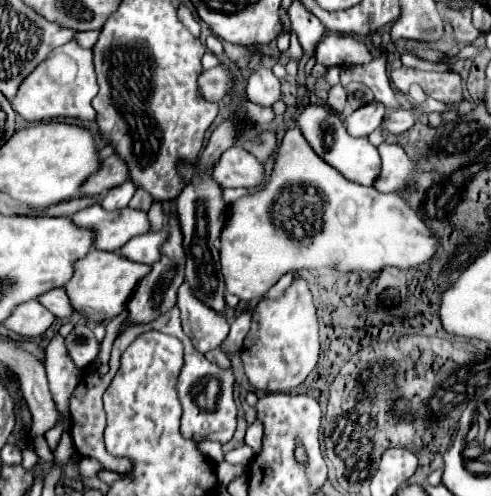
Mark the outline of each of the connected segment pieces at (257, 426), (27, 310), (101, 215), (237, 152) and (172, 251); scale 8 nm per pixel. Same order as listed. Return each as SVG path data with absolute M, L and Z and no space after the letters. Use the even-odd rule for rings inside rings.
M256 420L252 426L248 426L244 442L246 442L254 452L260 452L260 446L262 446L262 424L260 424L260 420Z
M30 300L26 304L20 304L12 316L4 322L4 326L20 336L42 336L52 322L56 320L56 316L52 316L52 312L48 312L38 300Z
M100 204L84 208L70 216L80 226L92 226L96 230L94 248L118 252L122 244L134 236L150 232L150 218L144 210L134 210L130 206L120 210L104 210Z
M228 148L212 170L214 180L224 188L252 188L258 190L266 184L264 166L244 148Z
M170 218L170 224L174 228L170 230L168 242L162 246L162 252L164 254L162 254L160 262L152 266L152 272L138 284L136 292L128 300L128 316L126 316L124 328L132 326L132 324L152 322L162 312L168 312L168 310L172 310L176 306L176 292L178 292L180 284L184 282L184 248L182 248L182 234L180 234L180 228L178 228L176 218Z

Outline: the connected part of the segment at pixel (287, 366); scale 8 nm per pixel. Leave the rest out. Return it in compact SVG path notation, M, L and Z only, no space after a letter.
M296 278L280 298L262 298L252 310L252 328L242 346L244 372L256 390L288 392L302 384L318 362L318 320L308 282Z

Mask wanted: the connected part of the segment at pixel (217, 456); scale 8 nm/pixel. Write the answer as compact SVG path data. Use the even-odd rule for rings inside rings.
M202 440L202 442L198 442L198 448L200 448L200 452L204 454L204 456L208 456L208 458L214 458L216 462L222 462L222 446L218 444L218 442L210 442L210 440Z

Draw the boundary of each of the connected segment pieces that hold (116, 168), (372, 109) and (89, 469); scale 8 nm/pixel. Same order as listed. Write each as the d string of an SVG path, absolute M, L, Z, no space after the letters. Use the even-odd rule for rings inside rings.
M114 154L110 158L106 158L102 168L94 176L90 176L90 180L82 186L82 194L100 198L110 188L124 184L126 180L128 180L128 166L120 160L118 154Z
M374 100L372 104L366 104L366 106L354 110L350 116L346 116L344 124L346 124L346 130L352 136L364 138L364 136L368 136L370 132L374 132L382 124L384 114L386 114L384 104L380 104L380 102Z
M82 458L82 460L80 460L80 474L82 474L84 478L88 478L88 476L98 476L98 472L102 472L102 470L104 470L104 466L100 466L98 460L92 460L92 458Z

